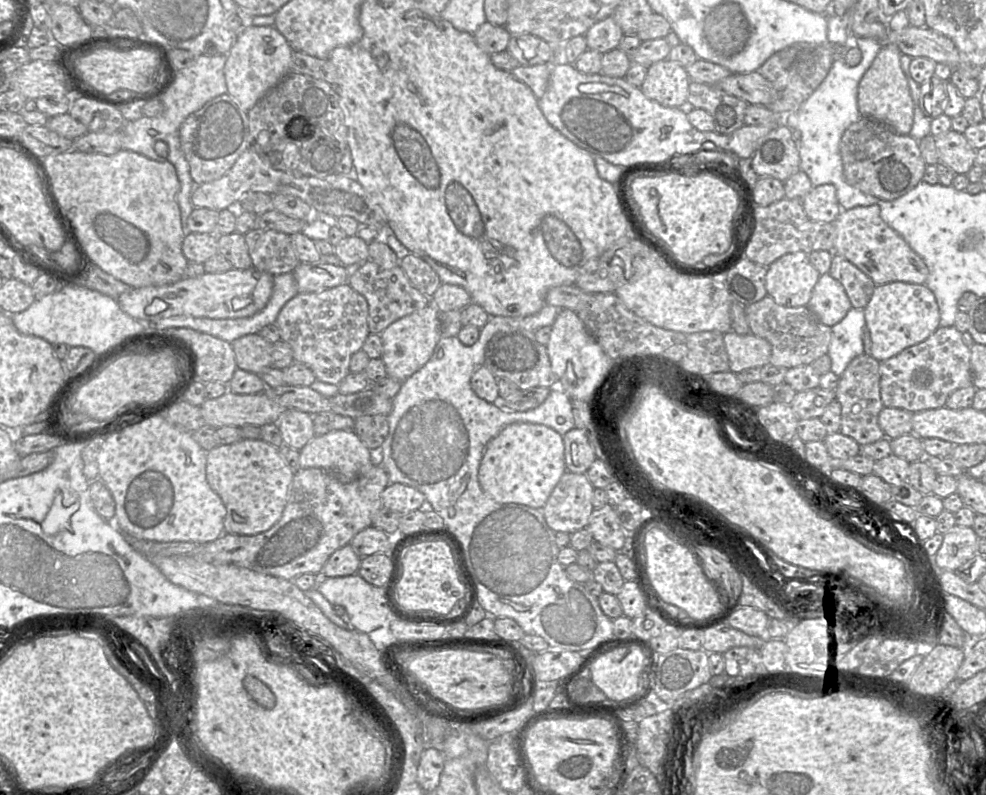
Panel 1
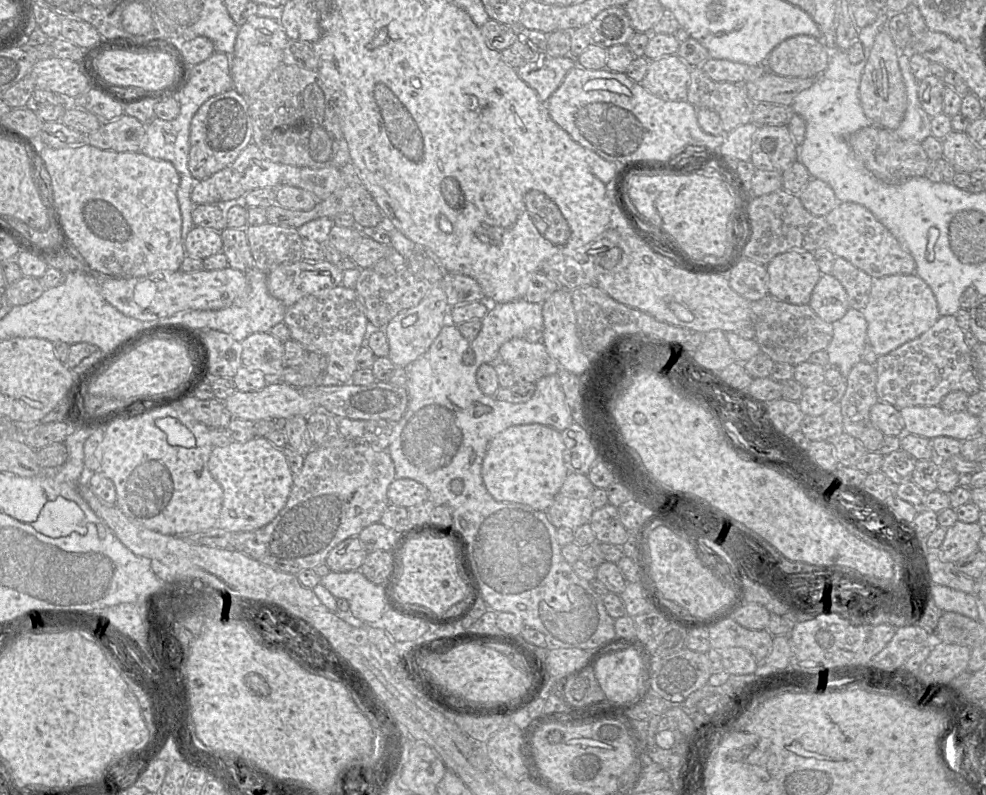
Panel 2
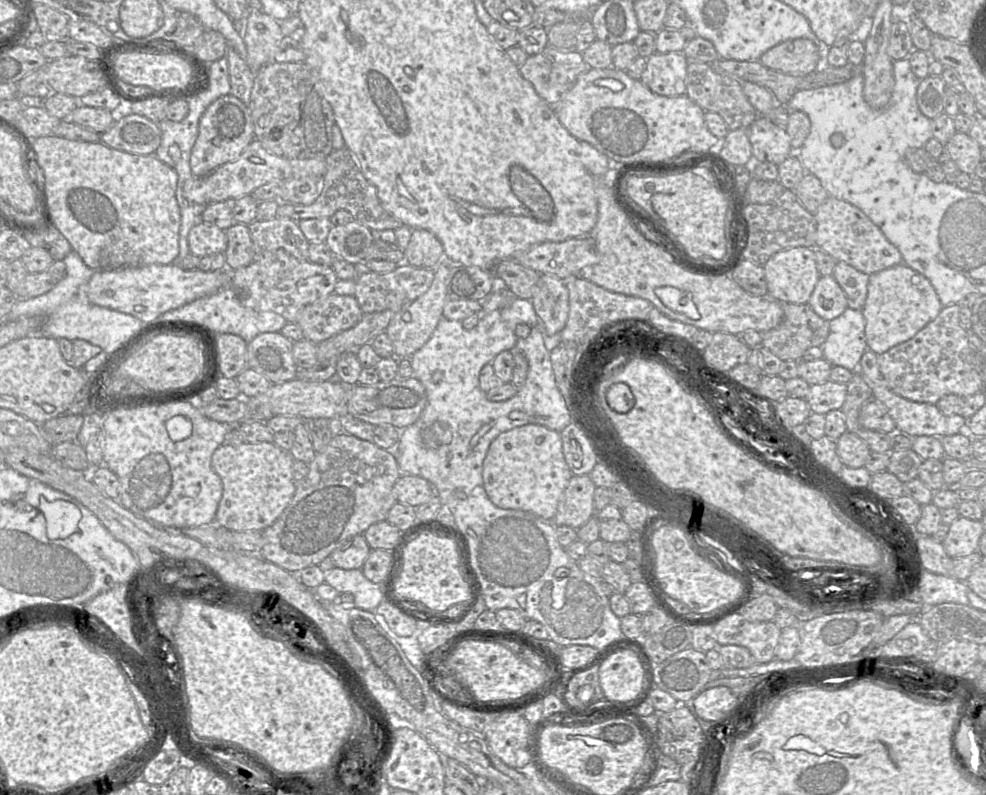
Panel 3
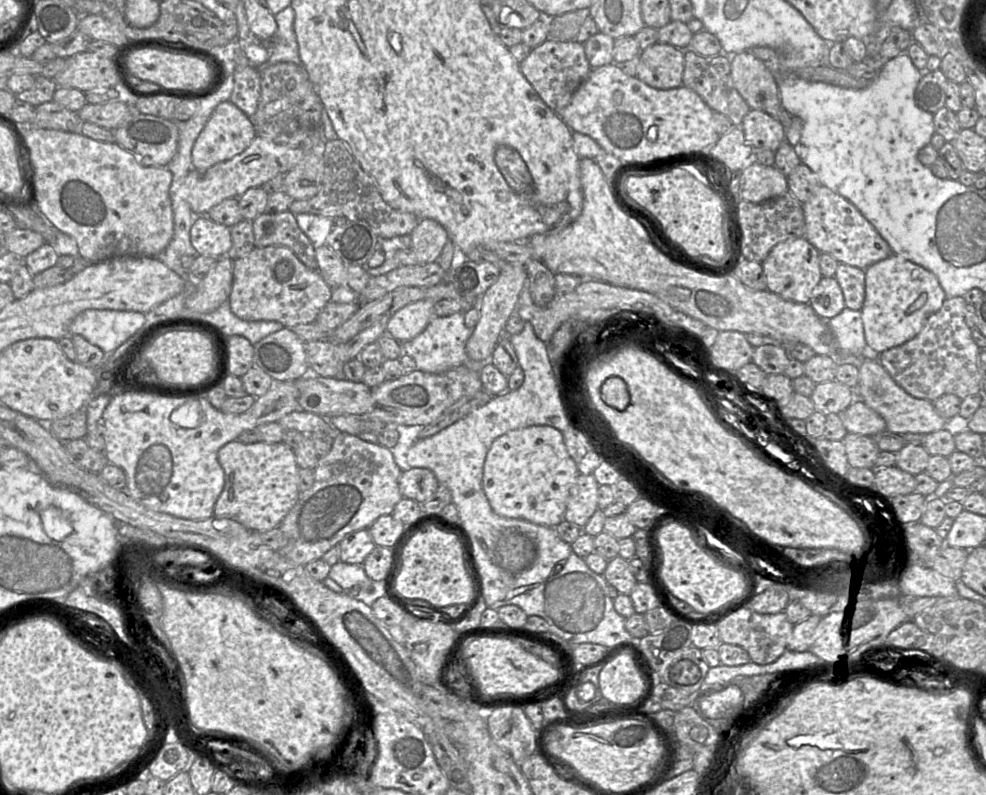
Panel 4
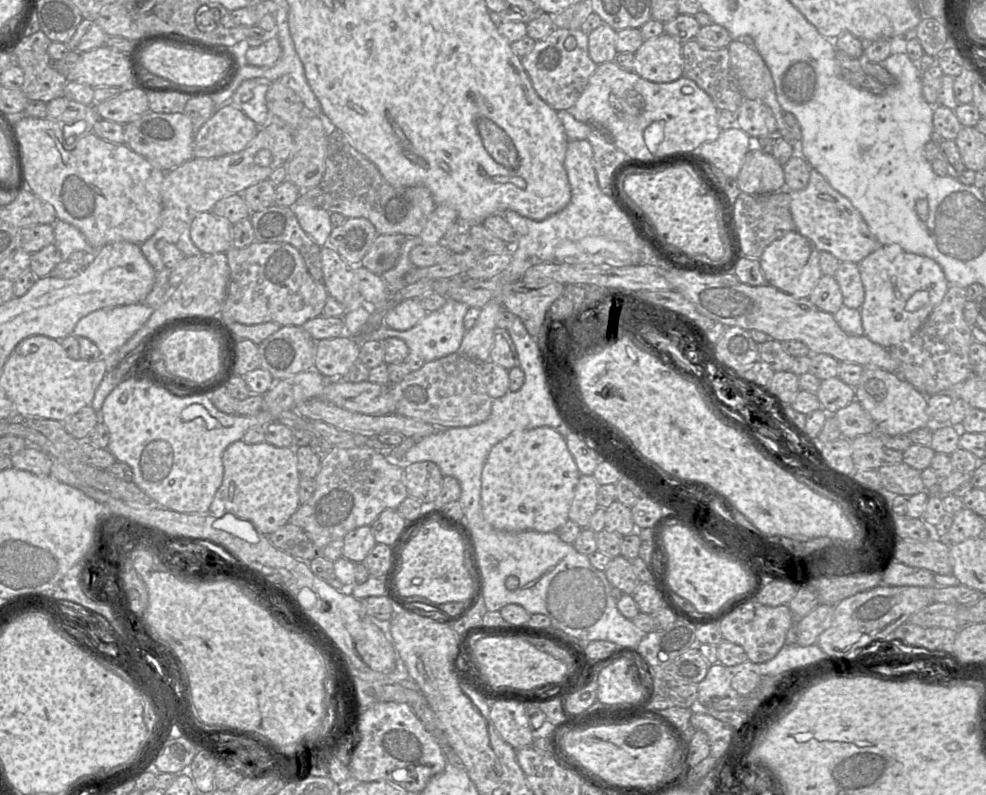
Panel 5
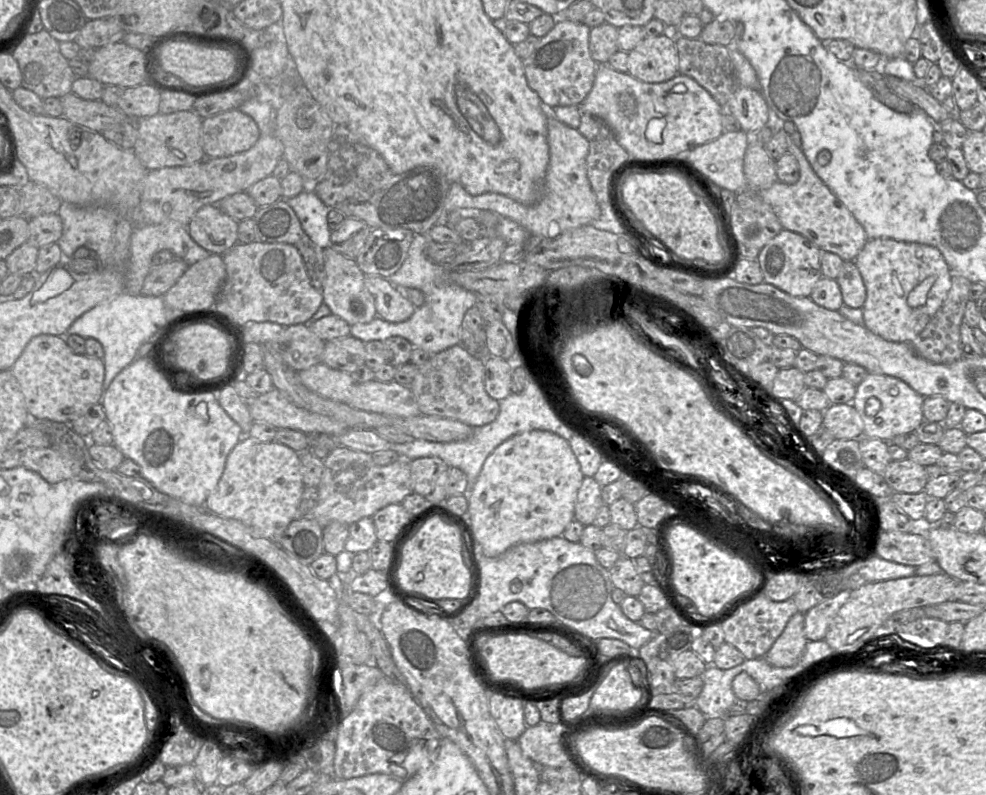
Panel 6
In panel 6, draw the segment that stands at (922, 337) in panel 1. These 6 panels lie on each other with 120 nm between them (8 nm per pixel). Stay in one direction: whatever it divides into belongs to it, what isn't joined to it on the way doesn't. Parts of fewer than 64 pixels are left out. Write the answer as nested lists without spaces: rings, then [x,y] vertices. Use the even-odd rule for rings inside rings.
[[[869,239],[854,260],[864,286],[864,326],[887,341],[911,343],[945,301],[952,271],[941,252],[926,244]]]

